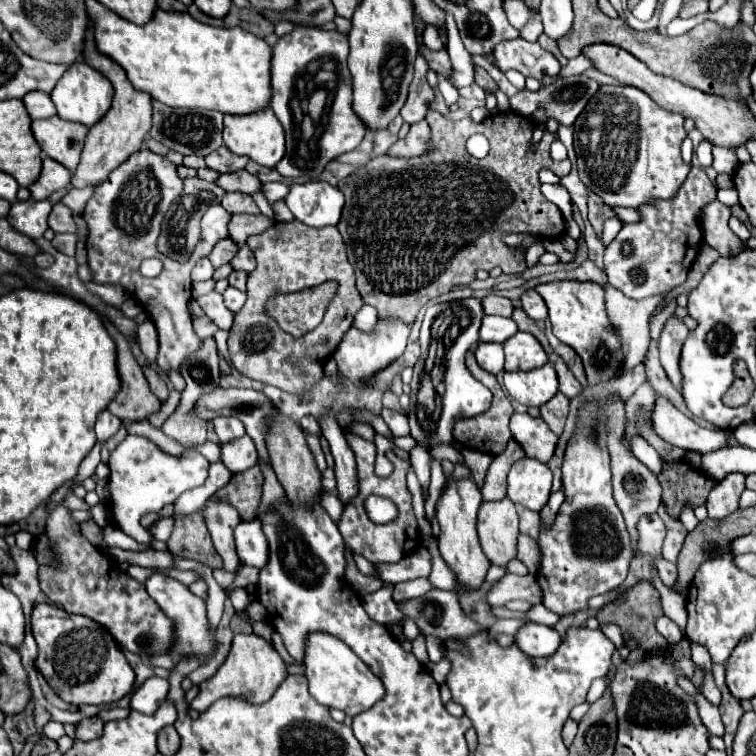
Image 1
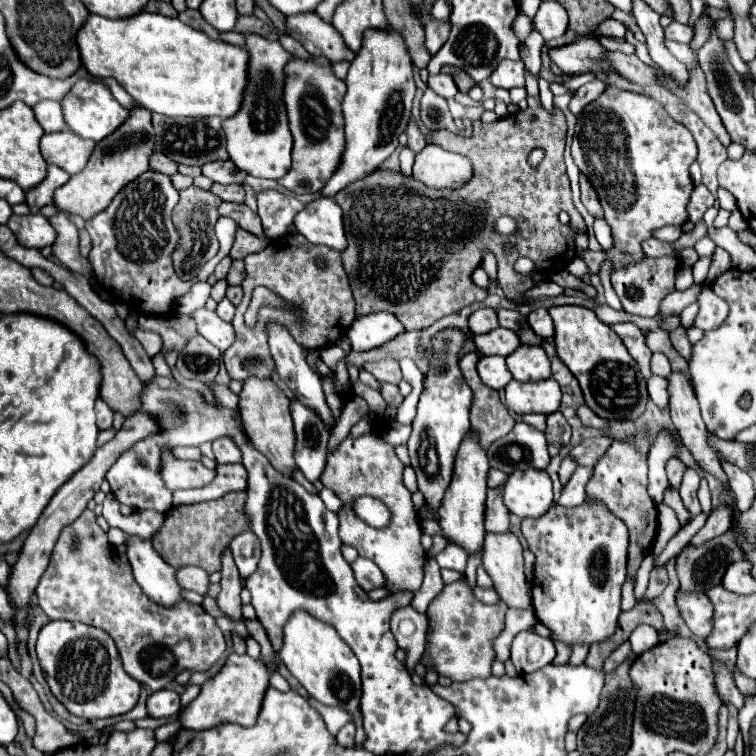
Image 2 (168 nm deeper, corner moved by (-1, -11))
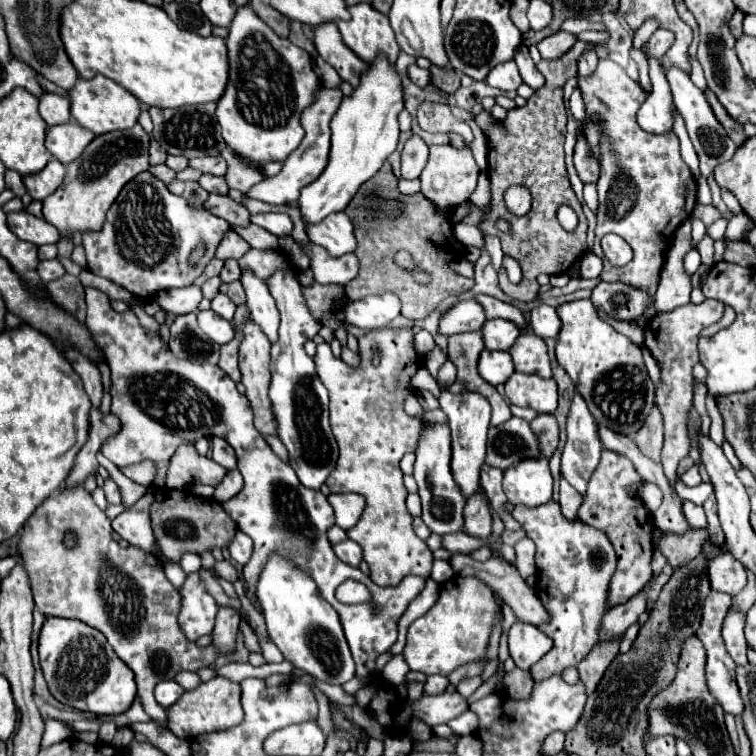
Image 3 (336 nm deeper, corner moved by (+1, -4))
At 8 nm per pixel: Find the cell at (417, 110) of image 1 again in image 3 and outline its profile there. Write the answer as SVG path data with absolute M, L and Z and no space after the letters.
M411 135L401 153L401 177L403 179L419 177L427 163L427 155L429 155L429 149L425 141L417 135Z

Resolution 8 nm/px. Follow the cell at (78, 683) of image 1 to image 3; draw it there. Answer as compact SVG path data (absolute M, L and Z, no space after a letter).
M47 617L39 635L39 657L51 695L73 709L117 715L127 711L137 695L131 669L117 657L101 631L79 619Z

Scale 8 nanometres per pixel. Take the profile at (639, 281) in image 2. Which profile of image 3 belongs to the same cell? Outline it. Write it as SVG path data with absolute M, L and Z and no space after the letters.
M601 281L591 295L591 301L595 309L605 309L617 319L633 321L635 317L643 315L645 309L651 305L651 295L645 289L639 289L635 285L623 283L623 281Z

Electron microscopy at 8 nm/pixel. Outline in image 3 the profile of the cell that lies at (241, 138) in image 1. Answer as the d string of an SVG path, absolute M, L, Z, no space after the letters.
M239 7L227 35L229 47L229 83L217 101L217 119L227 145L245 161L265 165L269 161L283 163L303 139L299 123L301 111L311 105L315 89L321 81L311 69L311 57L289 39L275 35L255 11Z

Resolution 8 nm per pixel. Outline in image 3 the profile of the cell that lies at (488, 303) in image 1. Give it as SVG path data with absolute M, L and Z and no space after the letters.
M471 299L471 301L459 301L453 305L439 323L439 331L443 335L455 335L455 333L465 333L465 331L477 331L483 327L487 321L483 307Z

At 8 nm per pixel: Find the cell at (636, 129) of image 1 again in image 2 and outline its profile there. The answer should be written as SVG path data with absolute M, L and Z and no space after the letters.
M607 86L605 92L593 100L593 104L585 106L585 112L577 116L575 136L571 154L579 170L591 180L593 188L599 194L601 206L605 210L605 220L611 226L613 234L613 248L615 250L601 250L592 252L587 250L579 254L589 266L591 274L599 274L603 262L611 262L611 272L617 268L625 268L623 260L643 260L641 242L649 240L657 228L663 226L681 226L687 220L687 202L689 192L693 192L693 180L689 176L689 166L697 160L697 146L691 132L675 122L665 108L647 94L637 94L629 90L621 90L617 86Z

